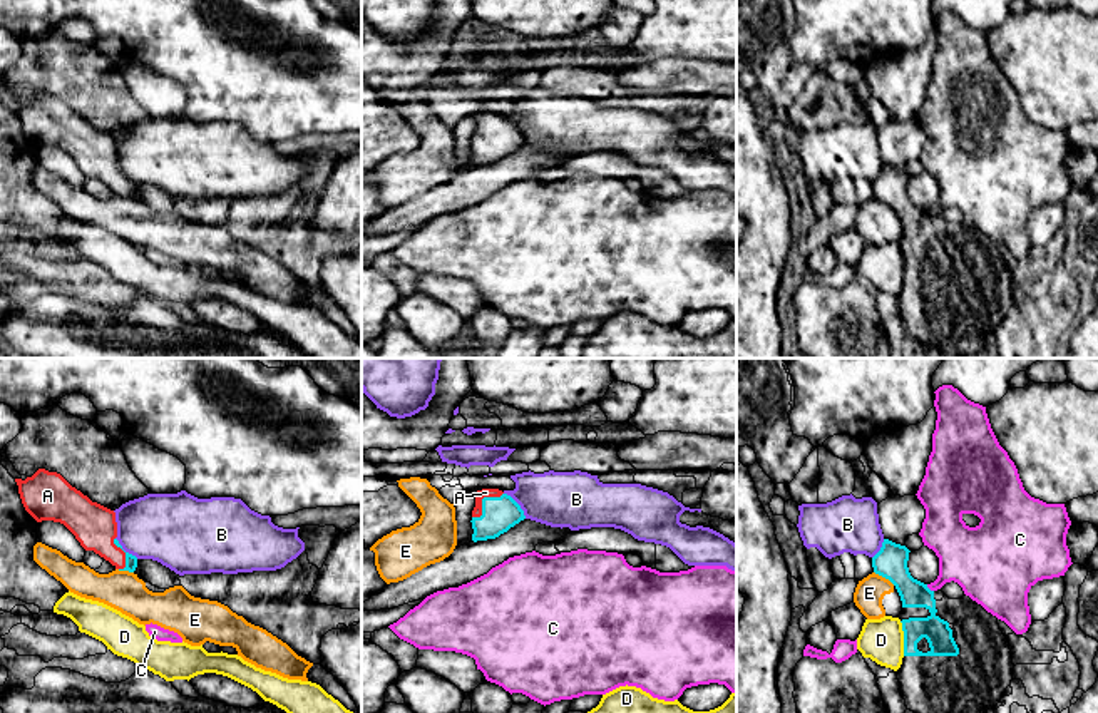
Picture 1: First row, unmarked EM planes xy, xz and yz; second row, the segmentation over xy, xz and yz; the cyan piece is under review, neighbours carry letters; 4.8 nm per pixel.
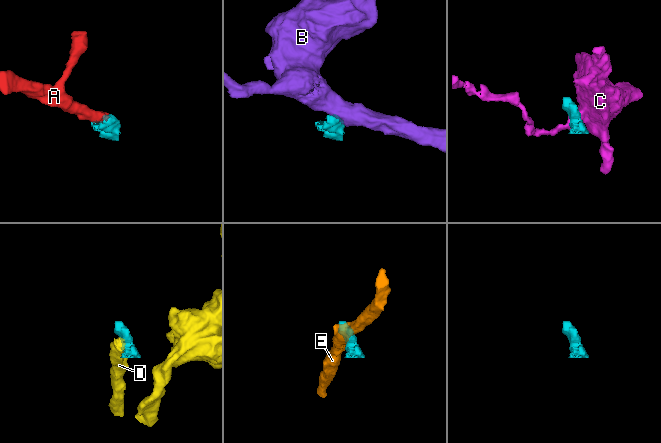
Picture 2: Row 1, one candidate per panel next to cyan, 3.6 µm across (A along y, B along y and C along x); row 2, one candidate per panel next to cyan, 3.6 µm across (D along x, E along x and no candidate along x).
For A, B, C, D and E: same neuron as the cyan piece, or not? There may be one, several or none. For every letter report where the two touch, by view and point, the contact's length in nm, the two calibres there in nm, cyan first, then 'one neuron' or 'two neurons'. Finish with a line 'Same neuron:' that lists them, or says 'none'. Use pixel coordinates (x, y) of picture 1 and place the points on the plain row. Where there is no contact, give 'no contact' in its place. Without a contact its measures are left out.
A: xz (482, 126) | 200 nm | 170/50 nm | one neuron
B: xz (518, 129) | 170 nm | 170/280 nm | two neurons
C: yz (928, 213) | 50 nm | 160/280 nm | two neurons
D: yz (904, 263) | 170 nm | 130/200 nm | two neurons
E: yz (884, 201) | 120 nm | 160/140 nm | two neurons
Same neuron: A

